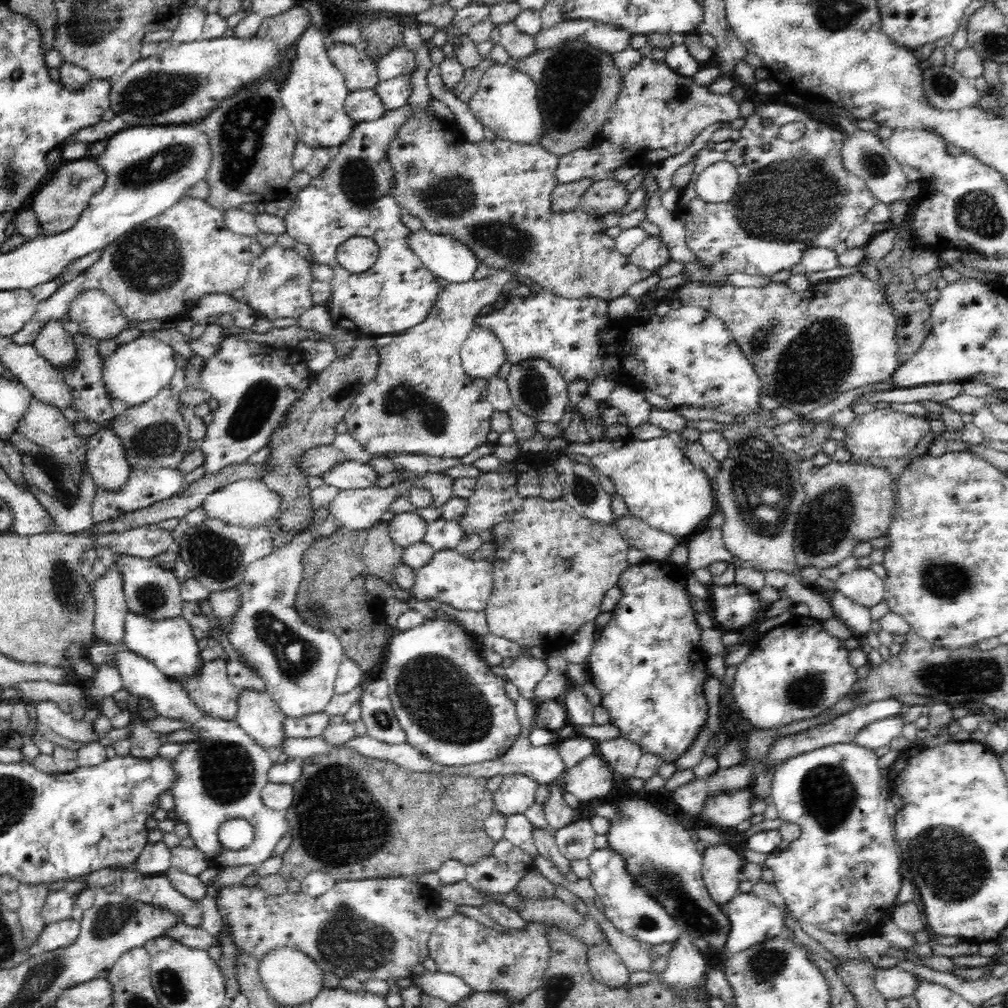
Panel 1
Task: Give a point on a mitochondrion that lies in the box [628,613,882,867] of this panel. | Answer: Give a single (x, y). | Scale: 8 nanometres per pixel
(828, 793)

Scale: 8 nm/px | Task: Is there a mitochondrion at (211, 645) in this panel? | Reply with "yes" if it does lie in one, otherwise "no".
no

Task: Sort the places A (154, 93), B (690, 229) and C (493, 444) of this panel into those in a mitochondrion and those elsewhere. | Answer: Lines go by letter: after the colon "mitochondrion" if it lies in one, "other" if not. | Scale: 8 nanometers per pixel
A: mitochondrion
B: other
C: other

